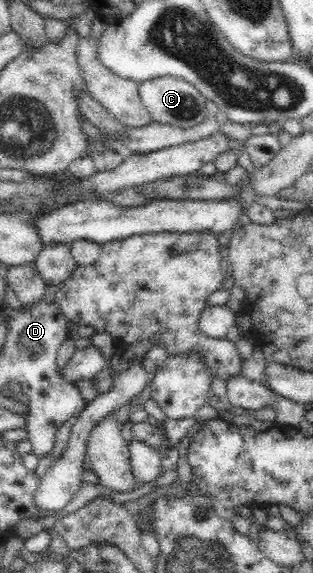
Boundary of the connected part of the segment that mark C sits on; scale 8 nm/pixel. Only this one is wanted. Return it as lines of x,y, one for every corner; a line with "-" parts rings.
162,76
139,82
139,94
142,103
149,111
154,122
174,127
189,128
206,119
205,97
189,82
182,78

